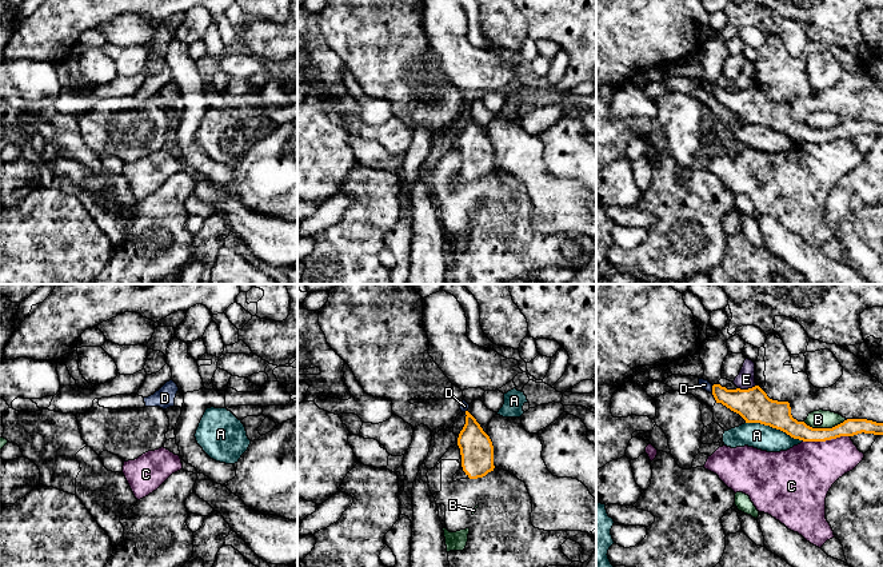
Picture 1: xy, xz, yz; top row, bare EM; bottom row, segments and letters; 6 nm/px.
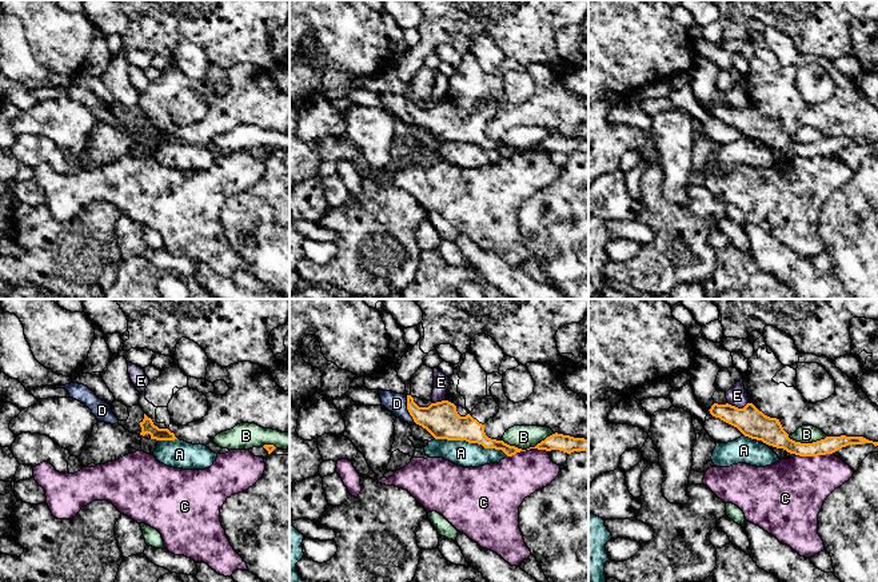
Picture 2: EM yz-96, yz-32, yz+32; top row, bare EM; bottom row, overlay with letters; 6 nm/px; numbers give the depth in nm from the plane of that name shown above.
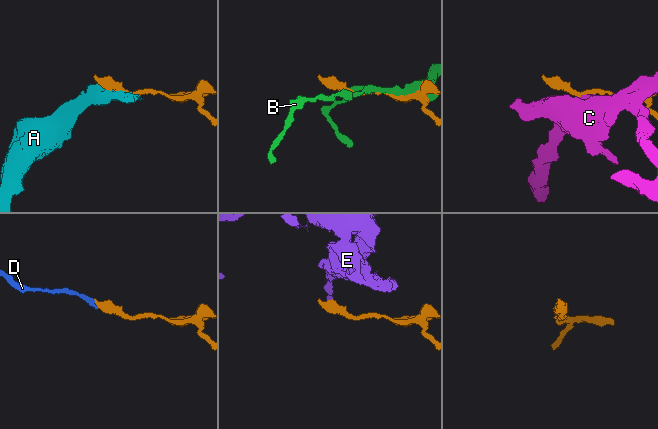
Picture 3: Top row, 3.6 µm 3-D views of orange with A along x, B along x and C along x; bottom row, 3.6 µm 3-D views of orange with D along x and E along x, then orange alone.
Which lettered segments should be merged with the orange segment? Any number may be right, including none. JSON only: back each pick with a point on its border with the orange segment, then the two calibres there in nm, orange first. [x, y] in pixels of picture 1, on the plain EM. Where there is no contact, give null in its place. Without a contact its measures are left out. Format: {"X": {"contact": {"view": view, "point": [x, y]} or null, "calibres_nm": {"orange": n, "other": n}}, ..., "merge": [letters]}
{"D": {"contact": {"view": "yz", "point": [712, 91]}, "calibres_nm": {"orange": 190, "other": 60}}, "merge": ["D"]}

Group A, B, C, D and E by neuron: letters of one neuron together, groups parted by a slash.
A / B / C / D / E

